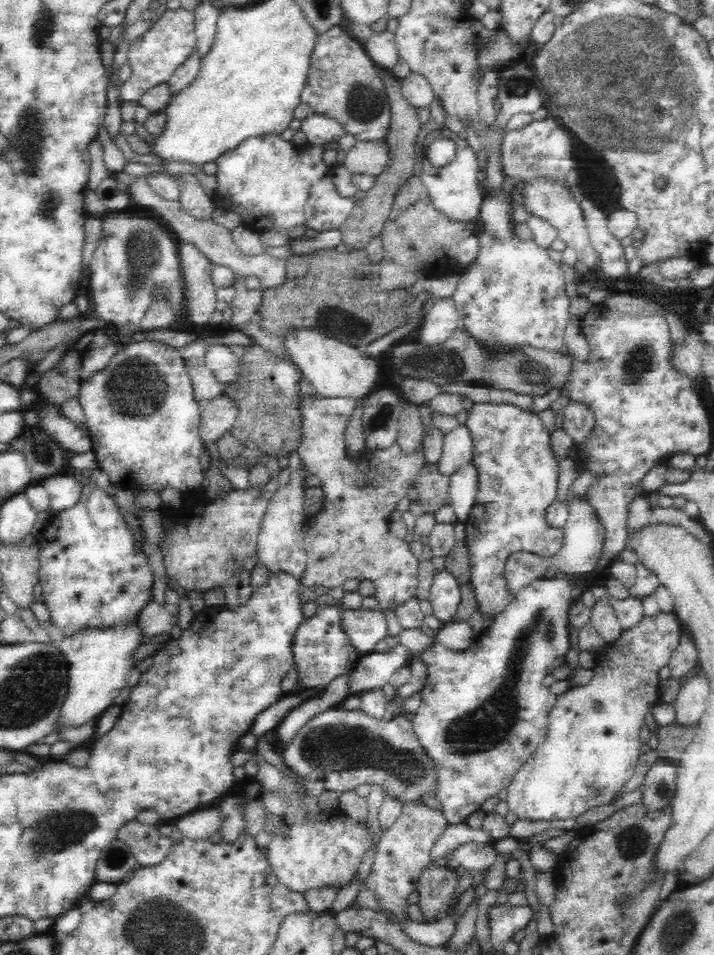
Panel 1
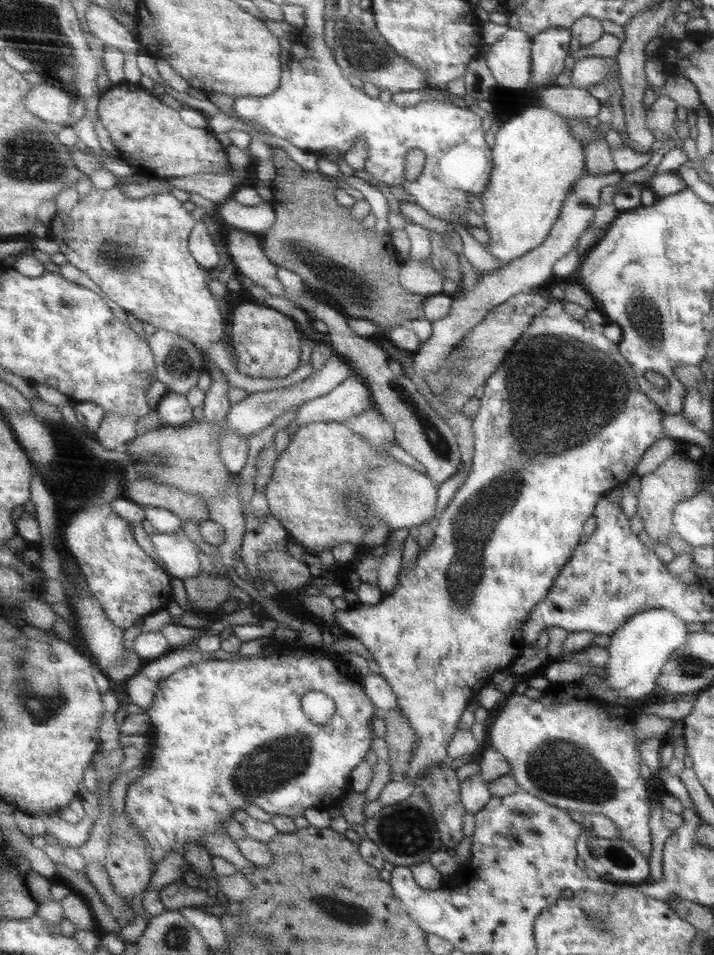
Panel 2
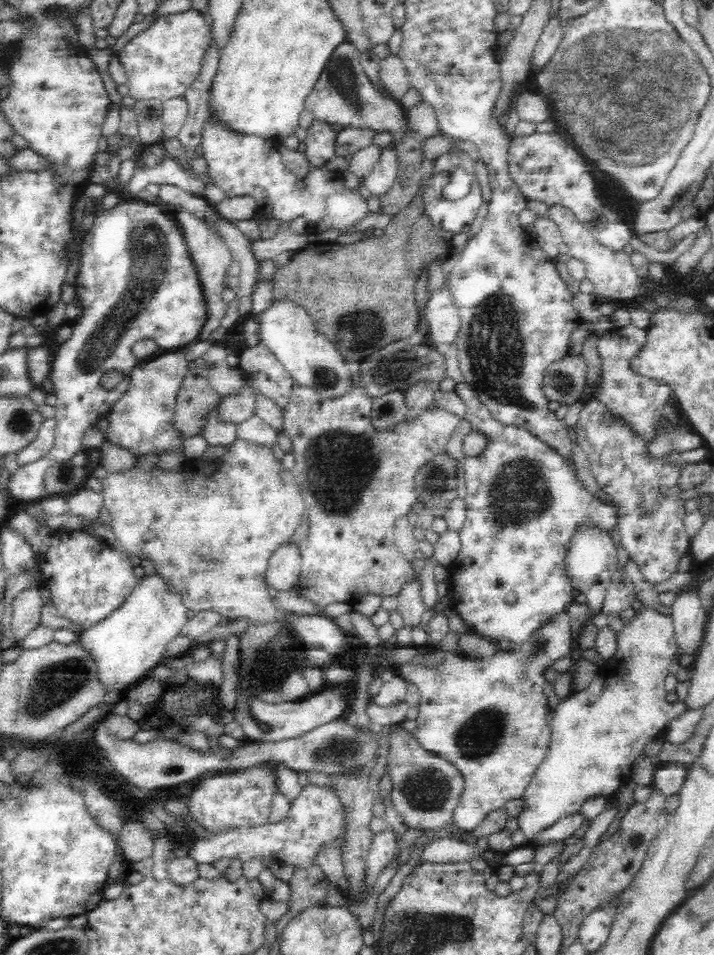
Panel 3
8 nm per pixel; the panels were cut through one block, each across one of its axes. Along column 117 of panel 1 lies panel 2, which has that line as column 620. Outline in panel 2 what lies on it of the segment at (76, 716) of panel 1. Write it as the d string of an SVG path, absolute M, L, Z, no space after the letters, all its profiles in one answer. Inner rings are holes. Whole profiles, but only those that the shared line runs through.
M650 608L638 612L610 634L610 645L607 646L610 659L605 666L604 682L624 698L633 698L635 701L645 697L657 686L658 676L668 657L686 643L688 635L690 631L686 622L682 622L672 610Z

